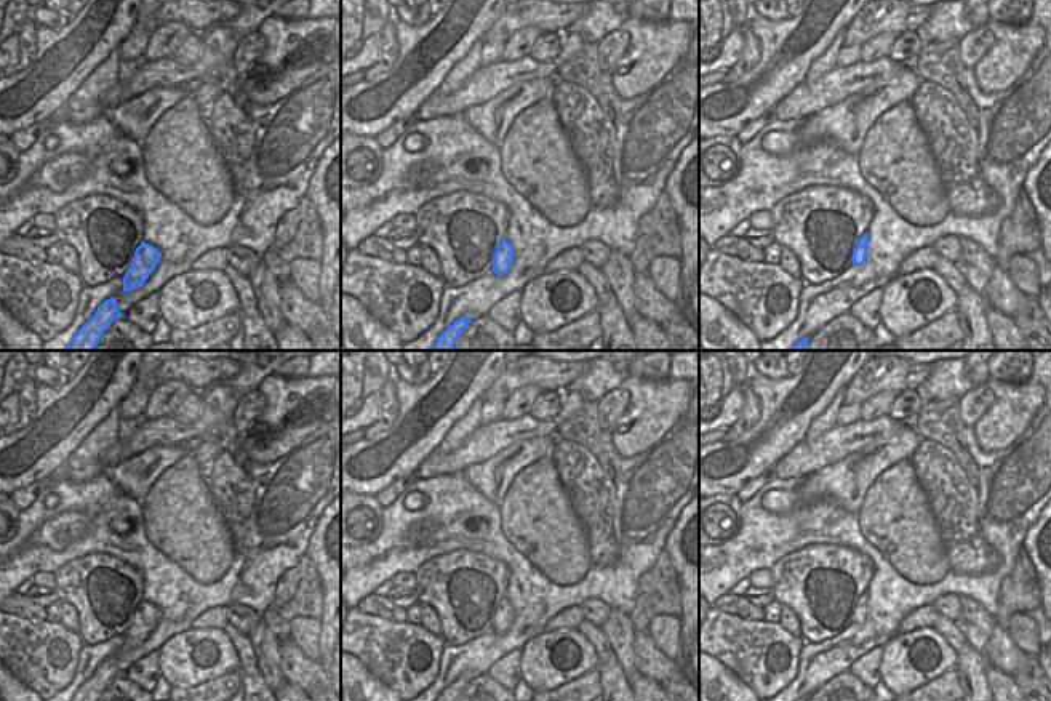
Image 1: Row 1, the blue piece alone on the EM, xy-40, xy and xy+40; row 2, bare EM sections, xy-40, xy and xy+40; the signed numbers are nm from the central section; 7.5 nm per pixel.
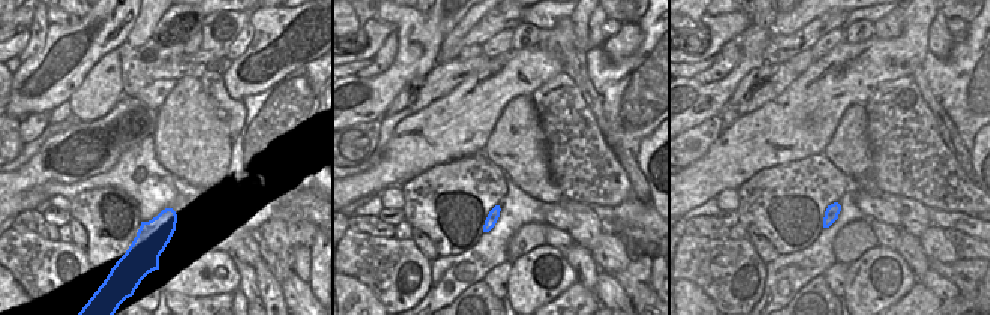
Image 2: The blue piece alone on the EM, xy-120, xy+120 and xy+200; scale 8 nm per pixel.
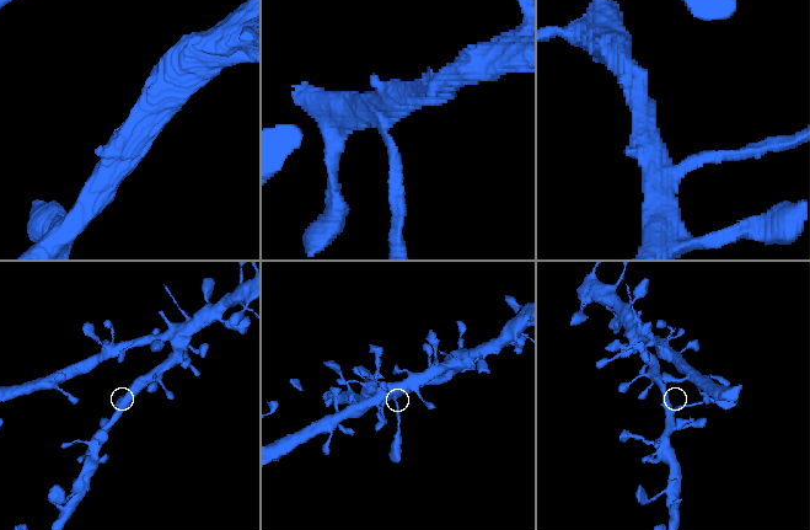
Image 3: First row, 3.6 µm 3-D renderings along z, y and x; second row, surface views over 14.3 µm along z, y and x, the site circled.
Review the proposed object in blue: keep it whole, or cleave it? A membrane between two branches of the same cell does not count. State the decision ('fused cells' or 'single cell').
single cell

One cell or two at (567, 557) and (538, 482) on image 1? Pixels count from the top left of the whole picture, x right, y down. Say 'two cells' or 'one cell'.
one cell

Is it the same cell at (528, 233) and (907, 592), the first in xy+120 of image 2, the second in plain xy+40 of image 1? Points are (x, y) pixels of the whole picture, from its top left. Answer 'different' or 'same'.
different

